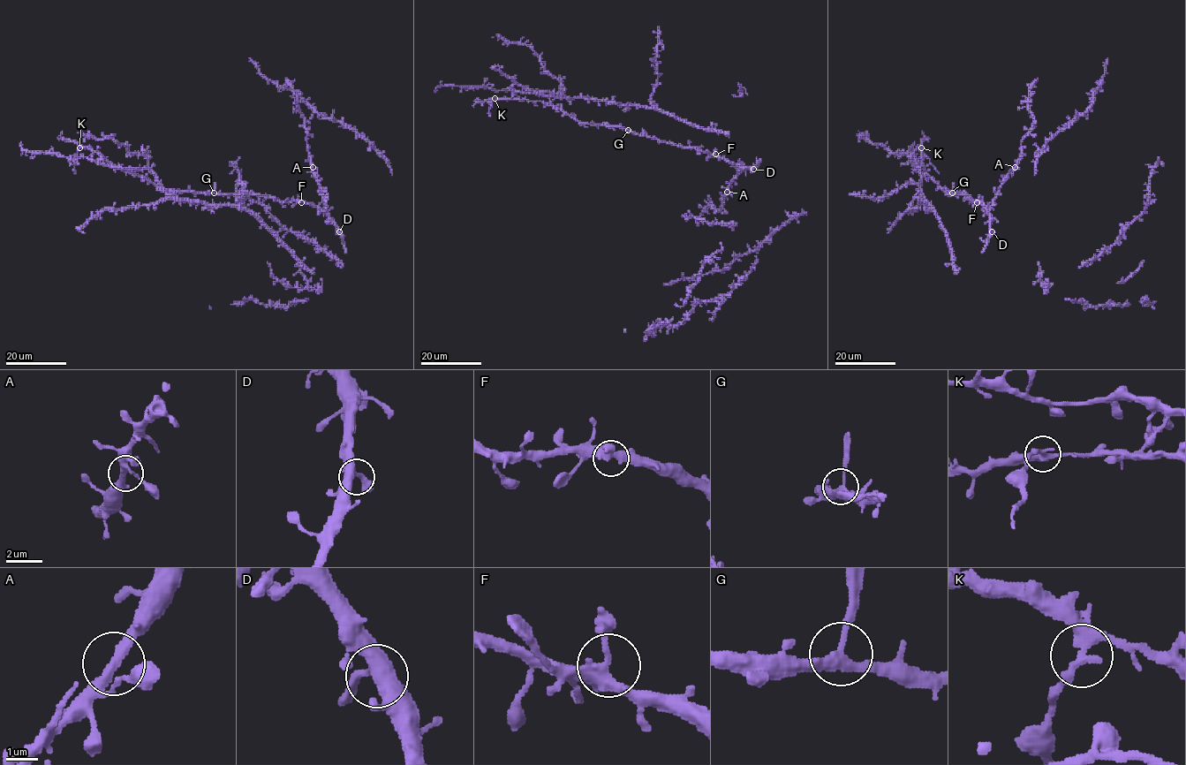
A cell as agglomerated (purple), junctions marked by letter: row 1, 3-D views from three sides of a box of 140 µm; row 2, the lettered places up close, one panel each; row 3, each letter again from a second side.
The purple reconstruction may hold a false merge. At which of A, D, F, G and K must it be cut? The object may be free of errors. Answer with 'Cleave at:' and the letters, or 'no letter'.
Cleave at: K

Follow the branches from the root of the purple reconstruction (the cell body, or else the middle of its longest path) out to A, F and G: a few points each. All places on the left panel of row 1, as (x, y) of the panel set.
A: (262, 197), (310, 203), (325, 209), (324, 194), (313, 167)
F: (262, 197), (301, 202)
G: (262, 197), (254, 193), (214, 193)

